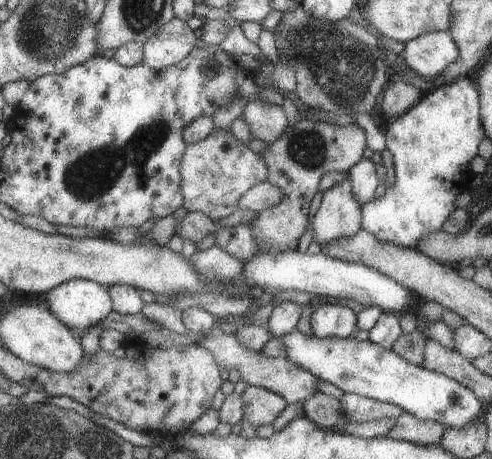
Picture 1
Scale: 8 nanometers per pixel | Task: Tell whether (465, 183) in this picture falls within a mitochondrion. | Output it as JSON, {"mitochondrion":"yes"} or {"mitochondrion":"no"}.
{"mitochondrion":"no"}

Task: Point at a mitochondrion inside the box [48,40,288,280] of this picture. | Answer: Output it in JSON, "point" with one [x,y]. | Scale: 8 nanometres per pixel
{"point":[93,173]}

